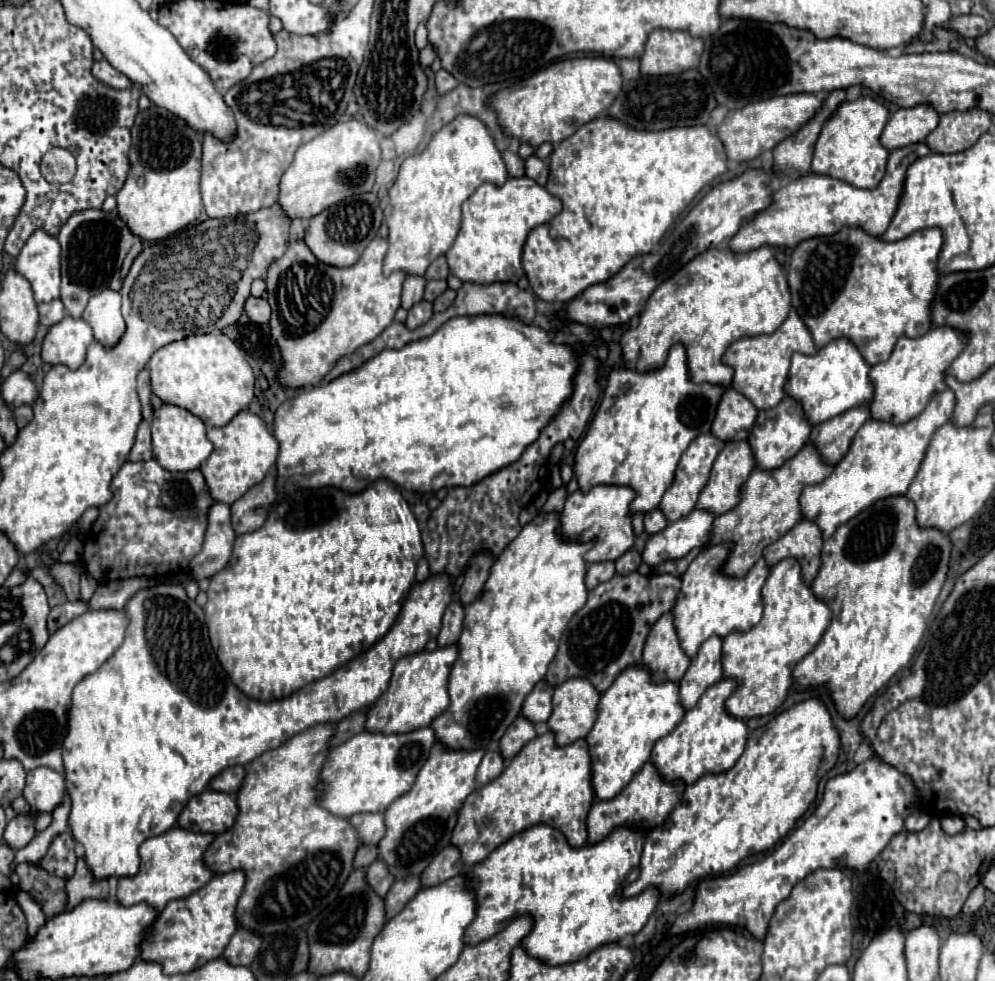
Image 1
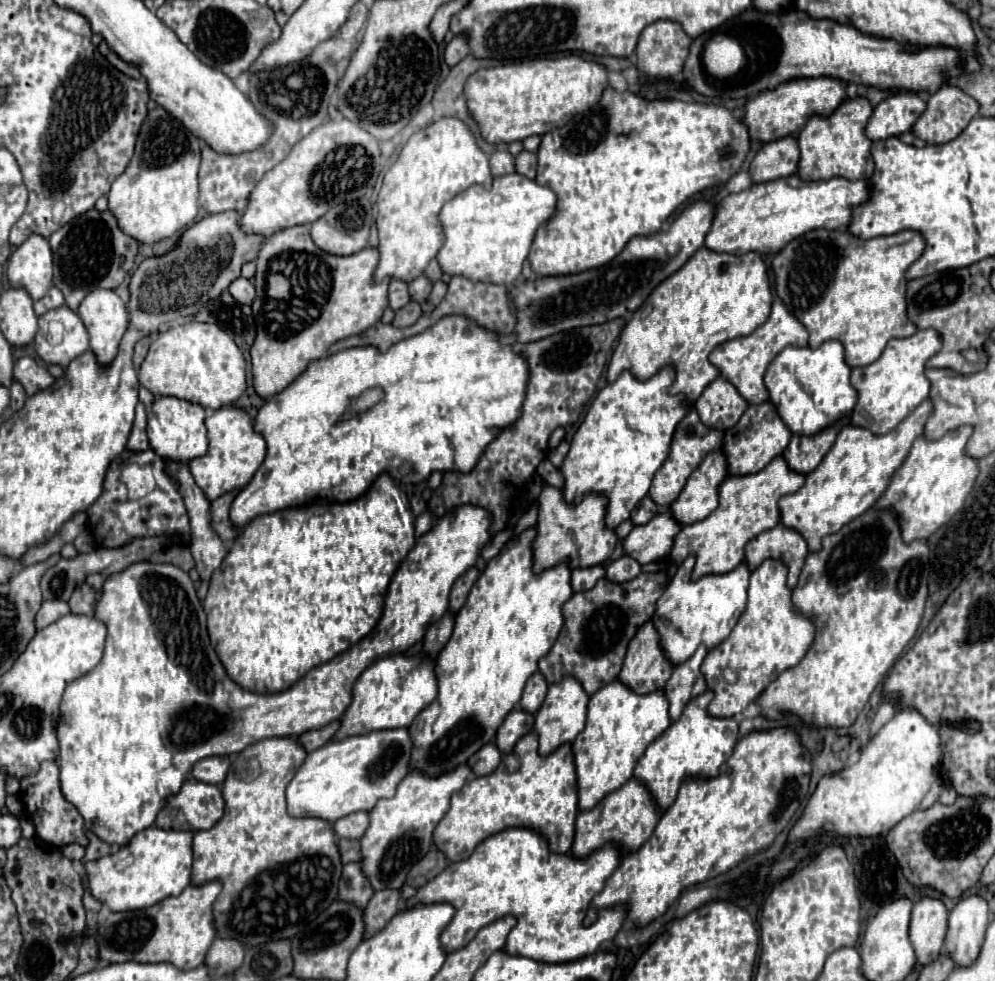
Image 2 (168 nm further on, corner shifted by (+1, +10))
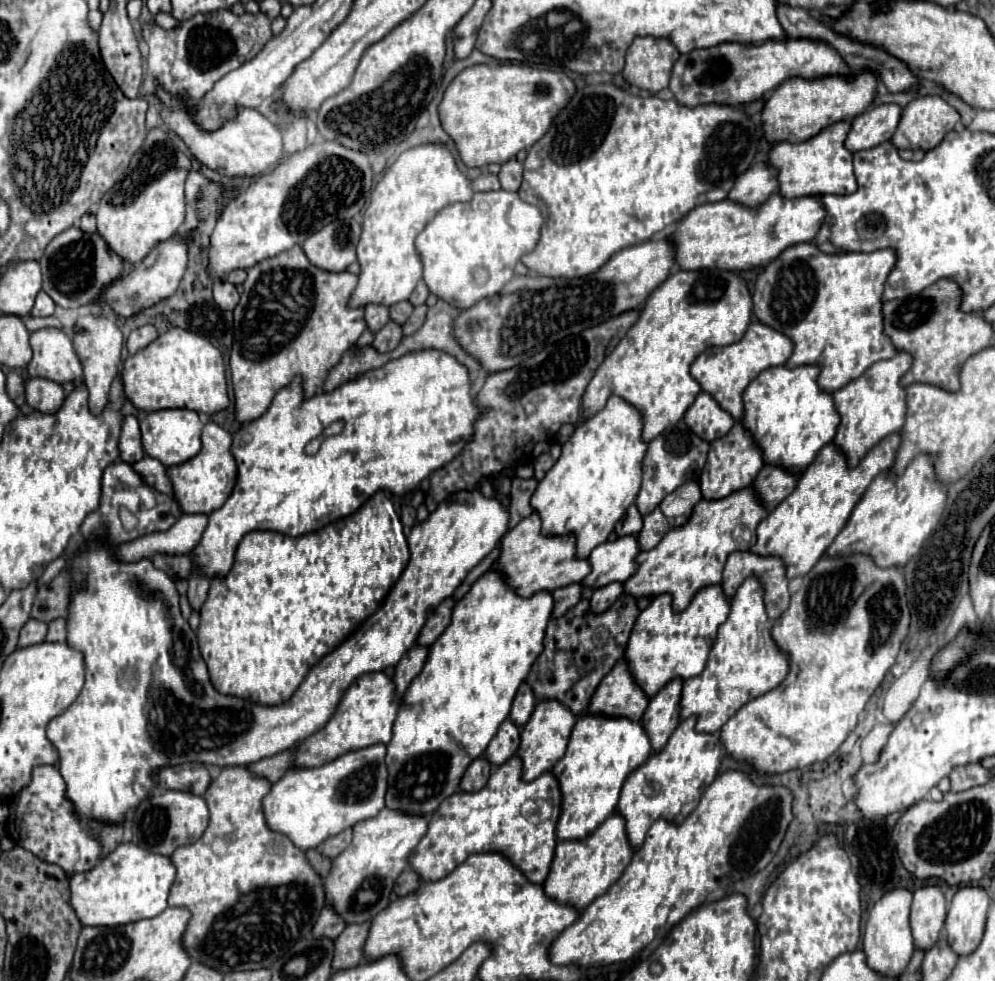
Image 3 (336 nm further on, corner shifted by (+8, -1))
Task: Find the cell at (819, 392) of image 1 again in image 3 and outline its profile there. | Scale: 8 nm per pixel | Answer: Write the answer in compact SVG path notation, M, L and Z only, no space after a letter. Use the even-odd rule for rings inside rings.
M817 364L797 368L773 366L763 370L747 386L743 394L743 424L753 432L753 438L761 446L767 464L779 464L799 472L815 460L825 444L833 442L841 416L835 408L833 396L817 384L819 372L821 368Z

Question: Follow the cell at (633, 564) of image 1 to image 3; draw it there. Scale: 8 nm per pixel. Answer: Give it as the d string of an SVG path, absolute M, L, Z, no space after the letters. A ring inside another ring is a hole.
M611 582L607 586L601 586L601 588L595 588L593 596L591 596L591 606L593 606L593 612L601 612L601 610L607 610L623 592L623 584L621 582Z

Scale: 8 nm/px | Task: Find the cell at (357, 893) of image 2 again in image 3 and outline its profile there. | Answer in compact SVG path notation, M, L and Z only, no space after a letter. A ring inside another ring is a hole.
M325 906L325 910L321 910L317 926L313 926L313 934L315 936L329 936L329 938L337 938L343 928L345 928L345 920L341 918L341 914L333 908L333 906Z

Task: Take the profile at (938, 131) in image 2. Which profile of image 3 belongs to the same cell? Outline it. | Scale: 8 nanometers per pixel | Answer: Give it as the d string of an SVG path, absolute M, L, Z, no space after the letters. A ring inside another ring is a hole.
M923 96L903 108L901 122L893 134L895 148L933 150L941 140L955 130L961 120L959 112L941 96Z

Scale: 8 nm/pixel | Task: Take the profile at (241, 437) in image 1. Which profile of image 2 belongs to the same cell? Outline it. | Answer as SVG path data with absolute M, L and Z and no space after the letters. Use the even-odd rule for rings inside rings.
M222 407L222 409L210 411L206 417L206 429L208 429L208 441L210 441L208 453L204 457L192 459L188 463L188 469L192 471L196 485L212 501L224 493L242 489L254 477L256 469L264 461L266 443L262 435L254 431L252 419L244 411L234 409L234 407Z

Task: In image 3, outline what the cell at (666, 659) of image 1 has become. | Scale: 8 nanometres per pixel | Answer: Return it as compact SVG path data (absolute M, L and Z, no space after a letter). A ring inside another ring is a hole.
M621 658L603 678L589 710L609 710L609 714L629 714L629 718L641 718L647 704L649 698L635 682L627 660Z

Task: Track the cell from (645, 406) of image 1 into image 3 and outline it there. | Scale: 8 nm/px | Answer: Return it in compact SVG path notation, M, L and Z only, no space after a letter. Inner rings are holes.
M611 396L603 410L575 428L563 444L561 458L531 498L531 506L543 520L543 534L573 532L579 558L587 558L595 546L609 538L641 490L643 460L649 448L641 434L643 414L619 396Z

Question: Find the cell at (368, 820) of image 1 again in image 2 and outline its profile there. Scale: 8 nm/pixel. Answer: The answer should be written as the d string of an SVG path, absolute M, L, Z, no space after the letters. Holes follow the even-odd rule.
M358 811L358 813L352 813L352 815L346 815L338 821L332 823L332 829L336 831L338 837L344 837L344 839L360 839L362 833L366 831L368 827L368 813L366 811Z

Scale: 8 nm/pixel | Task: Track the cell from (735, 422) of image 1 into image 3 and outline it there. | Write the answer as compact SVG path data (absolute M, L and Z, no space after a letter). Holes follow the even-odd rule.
M701 392L689 406L689 410L685 412L685 422L699 438L705 438L707 442L725 436L735 424L733 416L725 412L707 392Z

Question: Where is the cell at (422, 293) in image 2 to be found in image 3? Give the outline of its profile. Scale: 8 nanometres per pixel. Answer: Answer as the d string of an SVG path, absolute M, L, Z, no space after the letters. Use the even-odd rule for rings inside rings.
M409 300L397 302L397 304L393 304L393 306L389 308L391 318L393 318L395 322L399 322L399 324L405 324L405 322L407 322L407 318L411 316L411 312L413 312L413 304L411 304Z

